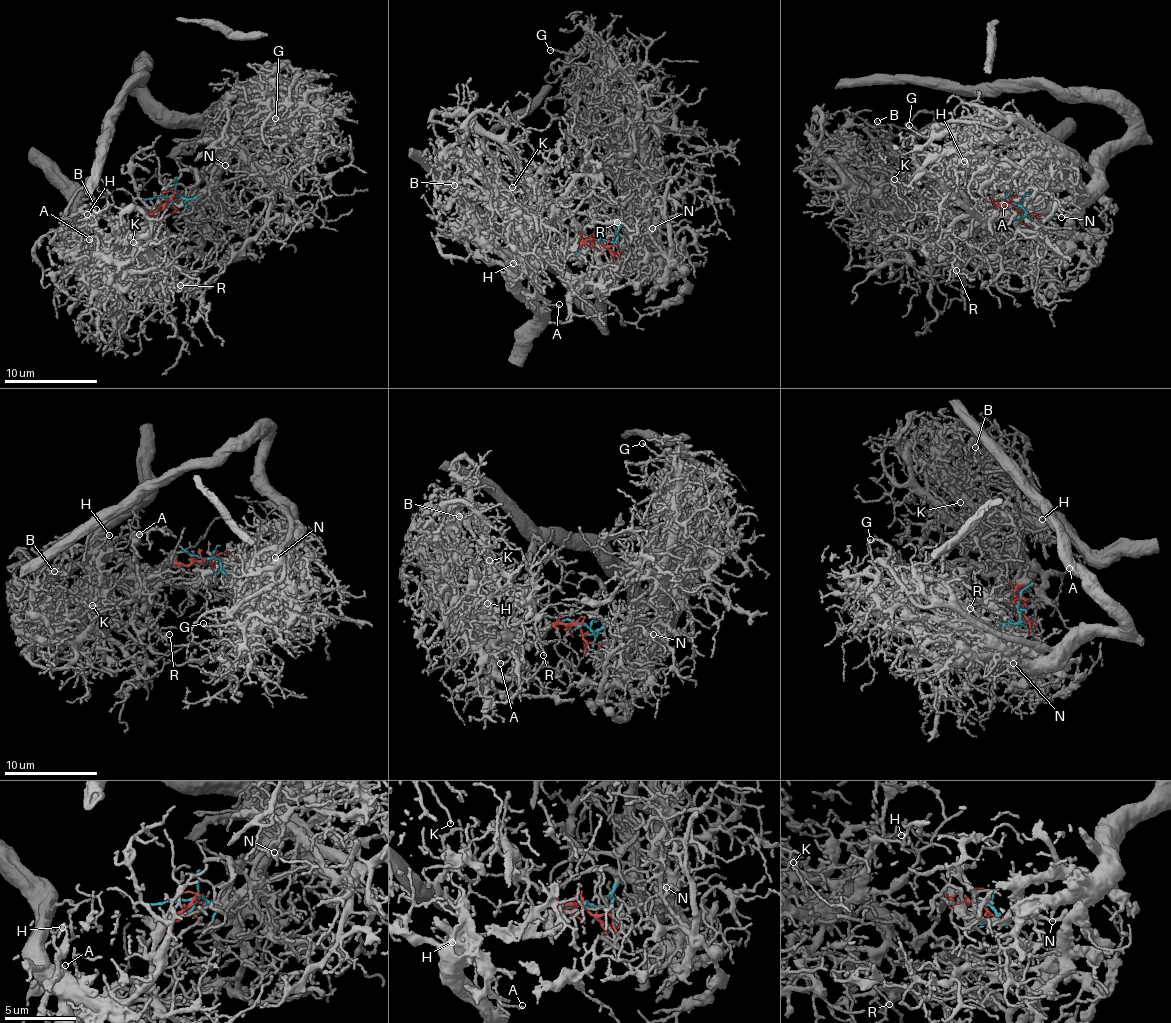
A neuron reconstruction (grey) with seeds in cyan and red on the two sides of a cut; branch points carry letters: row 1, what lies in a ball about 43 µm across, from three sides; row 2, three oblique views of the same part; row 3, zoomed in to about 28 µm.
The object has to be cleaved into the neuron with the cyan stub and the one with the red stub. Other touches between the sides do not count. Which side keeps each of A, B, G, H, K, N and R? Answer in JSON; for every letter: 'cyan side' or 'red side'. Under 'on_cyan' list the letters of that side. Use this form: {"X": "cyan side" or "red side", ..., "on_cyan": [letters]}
{"A": "red side", "B": "red side", "G": "cyan side", "H": "red side", "K": "red side", "N": "cyan side", "R": "red side", "on_cyan": ["G", "N"]}

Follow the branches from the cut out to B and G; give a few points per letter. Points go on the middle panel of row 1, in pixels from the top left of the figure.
B: (599, 238), (580, 241), (581, 255), (543, 259), (507, 235), (492, 238), (480, 218), (467, 219), (454, 184)
G: (599, 238), (616, 238), (619, 206), (631, 199), (630, 135), (601, 82), (566, 63), (571, 54), (550, 50)

